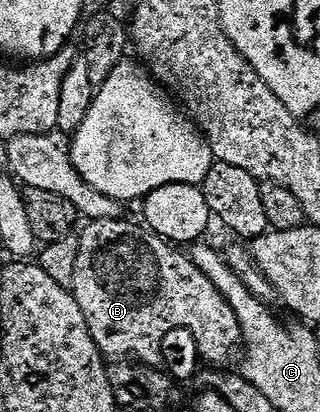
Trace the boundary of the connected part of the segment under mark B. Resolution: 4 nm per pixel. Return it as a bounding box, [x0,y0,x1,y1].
[69,218,243,367]

